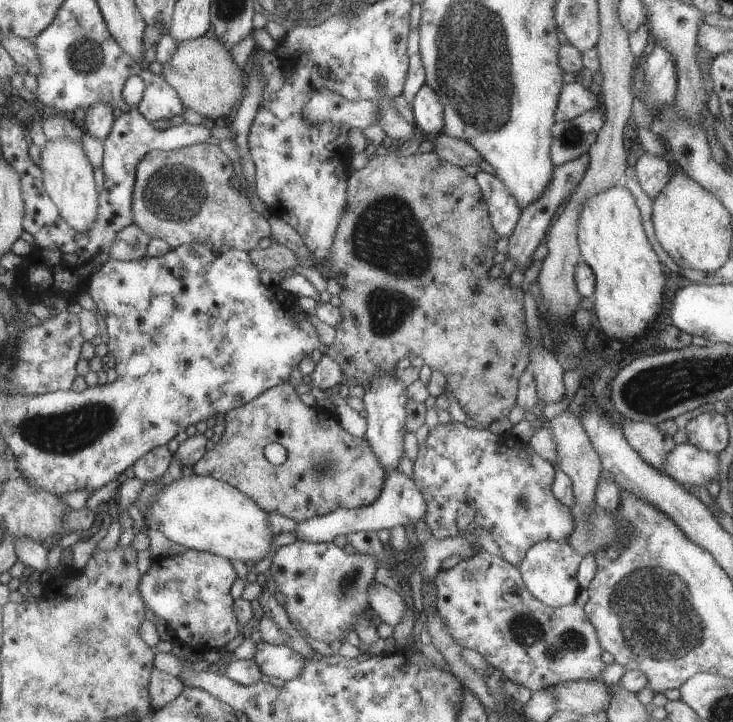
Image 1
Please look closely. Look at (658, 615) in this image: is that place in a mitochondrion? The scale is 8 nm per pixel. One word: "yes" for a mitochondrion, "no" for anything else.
yes

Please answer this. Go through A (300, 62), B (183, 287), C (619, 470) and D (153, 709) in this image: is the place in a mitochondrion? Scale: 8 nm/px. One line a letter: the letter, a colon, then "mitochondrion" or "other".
A: other
B: other
C: other
D: other

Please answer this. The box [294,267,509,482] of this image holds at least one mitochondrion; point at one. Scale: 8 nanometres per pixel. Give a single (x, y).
(388, 309)

